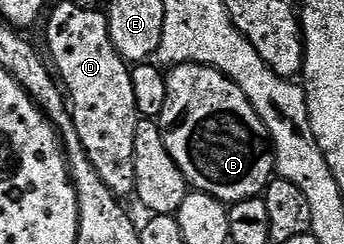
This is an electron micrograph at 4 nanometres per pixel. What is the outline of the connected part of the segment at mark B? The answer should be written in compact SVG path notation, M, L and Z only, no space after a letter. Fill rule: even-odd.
M177 63L166 72L166 77L165 109L161 109L157 122L165 149L169 149L169 157L177 161L188 184L194 190L220 199L224 205L260 198L276 174L275 146L266 127L260 124L249 97L245 97L245 93L241 93L239 86L229 77L200 63Z

